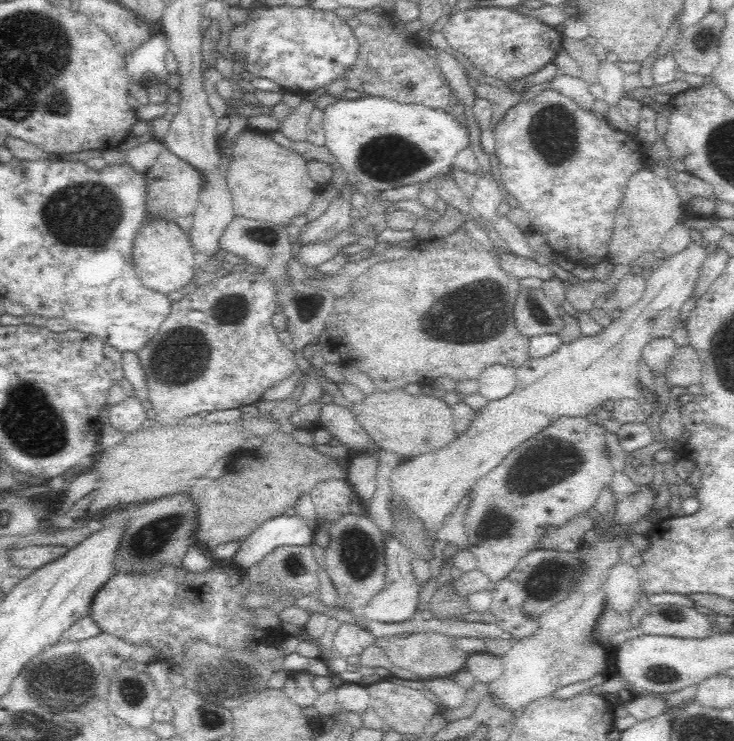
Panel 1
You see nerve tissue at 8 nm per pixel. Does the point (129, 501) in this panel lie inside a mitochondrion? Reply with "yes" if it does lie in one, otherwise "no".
no

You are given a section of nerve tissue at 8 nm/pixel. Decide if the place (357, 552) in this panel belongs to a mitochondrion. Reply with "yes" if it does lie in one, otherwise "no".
yes

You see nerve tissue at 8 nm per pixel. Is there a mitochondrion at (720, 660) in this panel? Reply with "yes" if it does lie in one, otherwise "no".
no

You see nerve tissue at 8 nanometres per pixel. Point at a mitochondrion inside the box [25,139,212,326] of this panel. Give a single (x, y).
(88, 213)

